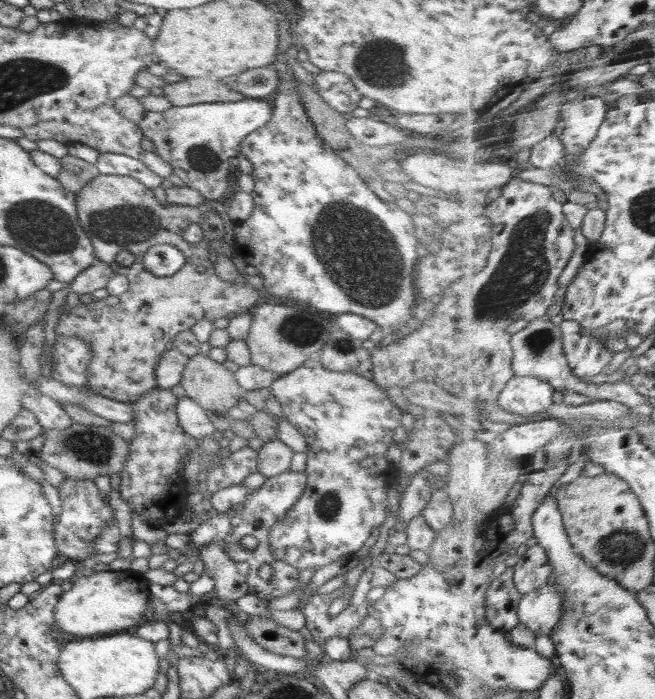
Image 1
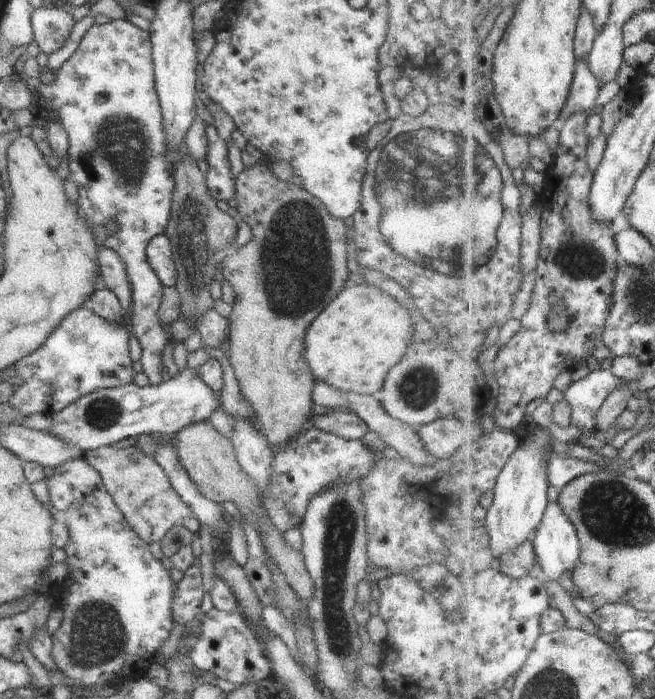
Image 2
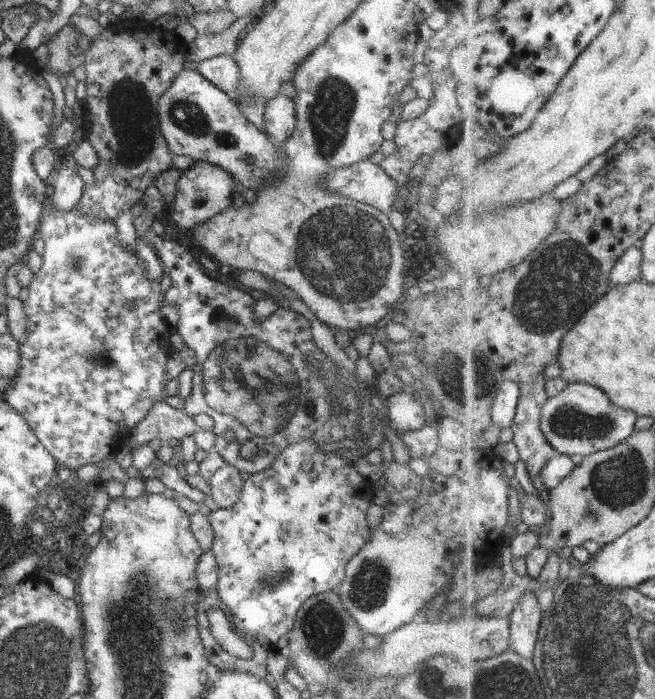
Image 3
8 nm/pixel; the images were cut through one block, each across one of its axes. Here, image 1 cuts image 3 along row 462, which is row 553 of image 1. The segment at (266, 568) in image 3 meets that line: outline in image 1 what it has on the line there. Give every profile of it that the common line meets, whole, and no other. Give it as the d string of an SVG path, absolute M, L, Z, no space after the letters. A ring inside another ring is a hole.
M316 357L308 358L301 367L278 376L269 391L280 403L287 421L304 436L308 445L307 468L304 472L306 488L296 504L270 530L269 545L280 562L291 564L299 570L318 570L360 550L372 536L372 529L384 524L390 512L387 490L397 486L400 479L400 469L387 462L385 455L394 444L392 436L395 429L401 426L404 412L389 400L386 390L371 379L353 372L326 370Z

